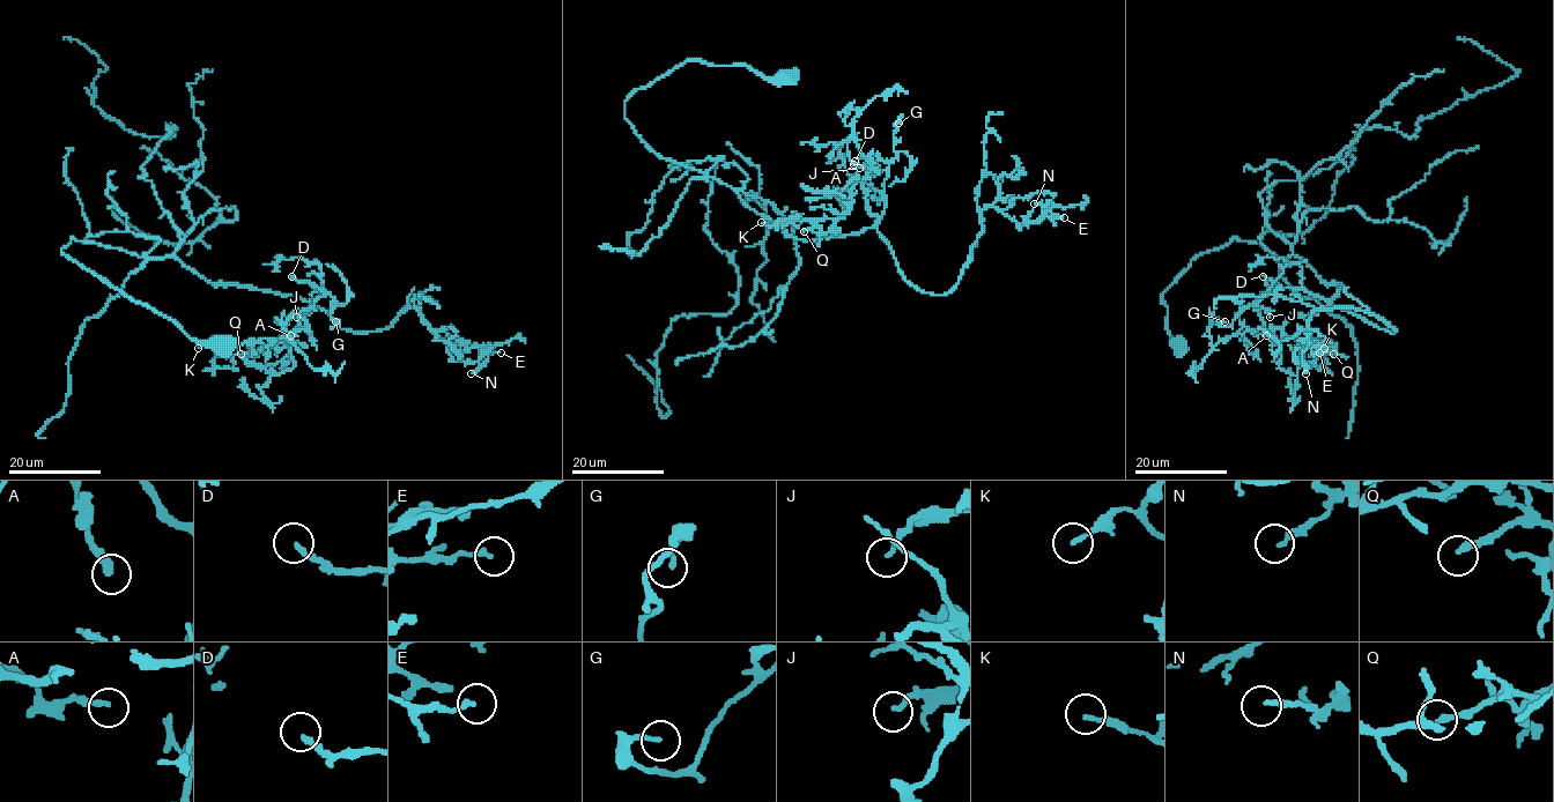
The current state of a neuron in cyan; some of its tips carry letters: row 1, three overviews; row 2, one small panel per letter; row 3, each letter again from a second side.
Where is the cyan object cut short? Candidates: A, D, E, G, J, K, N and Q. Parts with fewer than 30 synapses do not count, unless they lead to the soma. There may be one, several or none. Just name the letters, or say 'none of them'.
none of them

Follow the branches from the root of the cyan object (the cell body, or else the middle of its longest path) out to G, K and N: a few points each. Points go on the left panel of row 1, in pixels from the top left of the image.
G: (223, 344), (192, 340), (60, 250), (75, 238), (174, 255), (211, 282), (304, 301), (323, 288), (335, 321)
K: (223, 344), (192, 340), (60, 250), (75, 238), (174, 255), (211, 282), (316, 307), (253, 354), (198, 348)
N: (223, 344), (60, 250), (174, 255), (359, 333), (416, 306), (489, 347), (471, 373)

